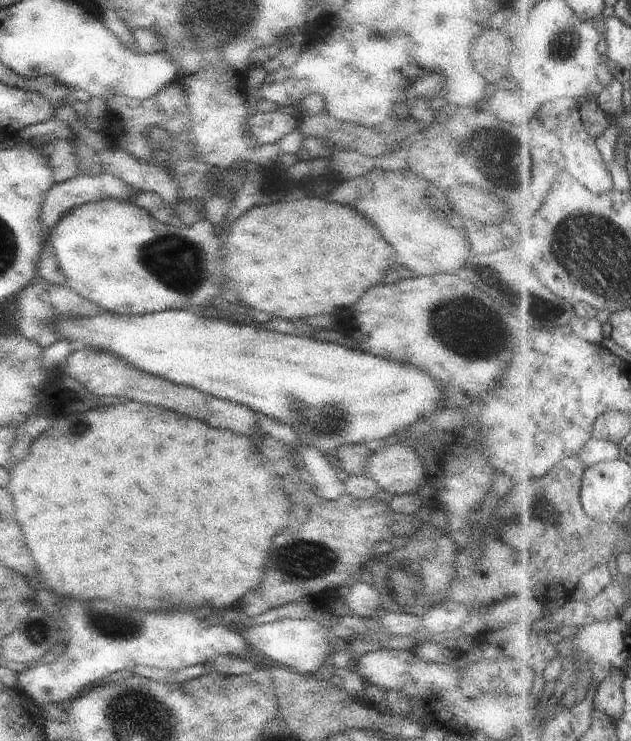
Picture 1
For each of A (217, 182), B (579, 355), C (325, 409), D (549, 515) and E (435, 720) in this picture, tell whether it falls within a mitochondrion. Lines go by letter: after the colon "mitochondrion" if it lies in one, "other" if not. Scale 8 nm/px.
A: other
B: other
C: mitochondrion
D: mitochondrion
E: other

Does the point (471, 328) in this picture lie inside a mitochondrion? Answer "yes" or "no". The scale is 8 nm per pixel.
yes

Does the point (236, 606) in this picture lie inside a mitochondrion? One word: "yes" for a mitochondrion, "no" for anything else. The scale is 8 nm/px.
no

